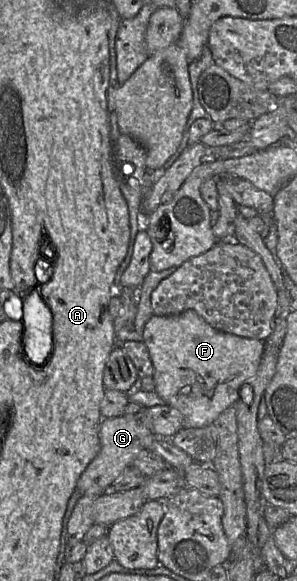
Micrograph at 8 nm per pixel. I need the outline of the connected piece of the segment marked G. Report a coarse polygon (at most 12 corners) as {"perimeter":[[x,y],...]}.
{"perimeter":[[135,416],[103,418],[100,451],[77,482],[100,496],[155,435]]}

